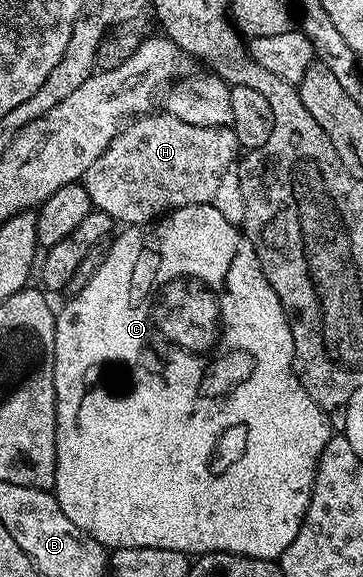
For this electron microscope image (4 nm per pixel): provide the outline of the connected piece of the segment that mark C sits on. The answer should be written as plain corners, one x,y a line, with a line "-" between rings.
212,204
206,206
186,206
180,210
173,210
171,213
163,215
162,218
157,218
153,222
141,226
127,226
120,230
123,231
119,235
116,233
110,239
107,246
105,264
101,264
101,268
97,268
97,273
94,274
93,280
89,280
89,284
85,284
85,288
81,288
81,292
70,295
66,299
68,302
64,304
63,311
60,309
55,315
53,384
57,392
57,428
55,429
57,456
55,457
55,485
53,493
57,504
61,508
61,512
65,512
65,516
69,516
69,520
73,520
73,524
77,524
77,528
81,528
89,536
93,536
93,540
97,540
111,552
124,550
125,548
169,548
188,556
240,554
250,558
277,560
285,552
285,548
289,548
289,544
293,544
293,536
297,536
297,532
301,528
303,517
311,503
311,489
315,483
315,473
319,467
319,457
327,441
333,437
333,427
328,411
322,410
313,400
313,396
309,396
309,392
305,392
301,380
295,375
293,332
289,328
289,320
285,316
281,300
277,296
277,292
273,292
269,280
265,280
265,272
257,260
257,252
253,248
251,241
247,238
247,235
243,233
238,225
225,220
225,217
221,216
217,212
217,208
212,206

